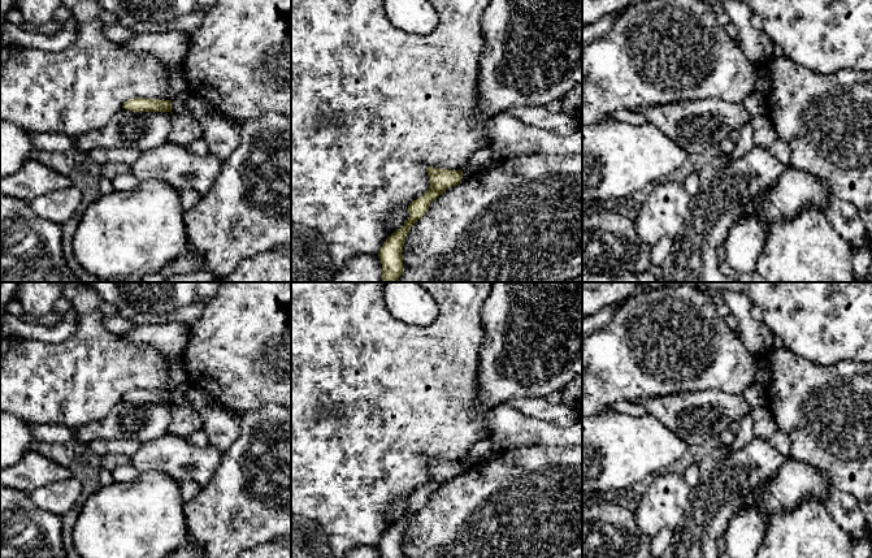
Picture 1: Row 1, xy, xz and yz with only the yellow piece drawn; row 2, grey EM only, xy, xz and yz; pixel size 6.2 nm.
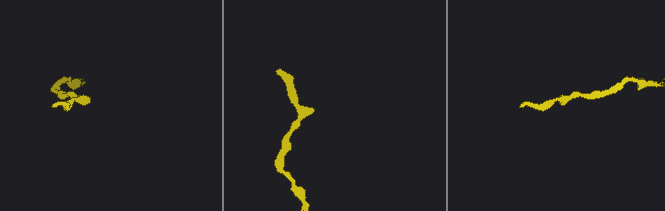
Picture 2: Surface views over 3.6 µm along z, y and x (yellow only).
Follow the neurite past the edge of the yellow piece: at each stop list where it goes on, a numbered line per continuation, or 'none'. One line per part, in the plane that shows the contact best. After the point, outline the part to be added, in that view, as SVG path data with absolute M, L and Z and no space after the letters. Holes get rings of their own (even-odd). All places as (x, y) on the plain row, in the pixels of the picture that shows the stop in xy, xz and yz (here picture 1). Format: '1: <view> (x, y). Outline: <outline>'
none

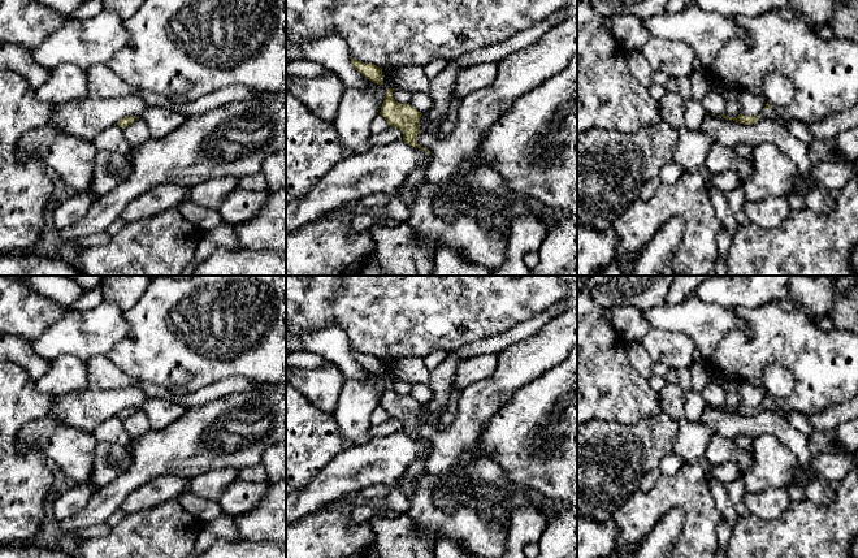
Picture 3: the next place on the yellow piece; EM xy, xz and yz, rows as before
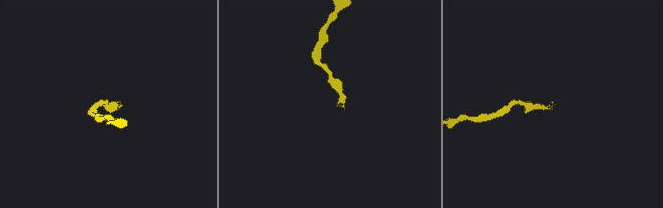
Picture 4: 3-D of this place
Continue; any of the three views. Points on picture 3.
1: yz (772, 405). Outline: M772 398L771 401L763 401L759 411L772 411L772 412L779 414L779 415L781 415L781 416L785 418L786 414L788 414L790 410L789 410L789 411L783 410L783 408L779 406L777 401Z

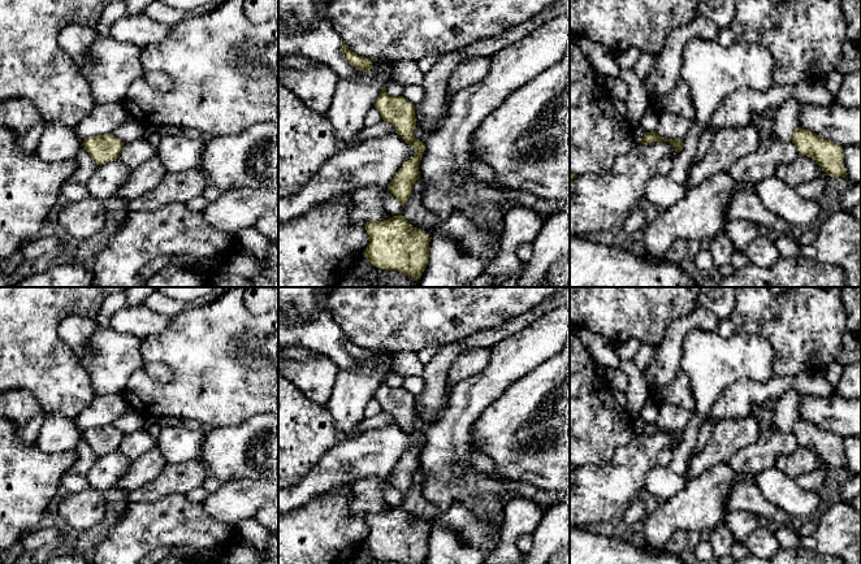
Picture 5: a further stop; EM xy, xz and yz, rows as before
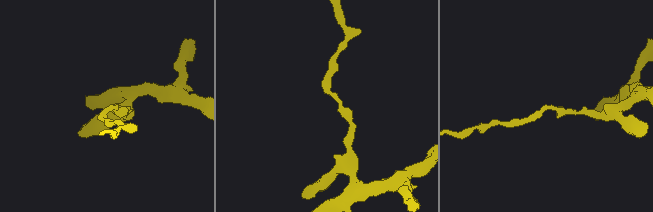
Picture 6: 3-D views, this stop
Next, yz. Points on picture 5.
none

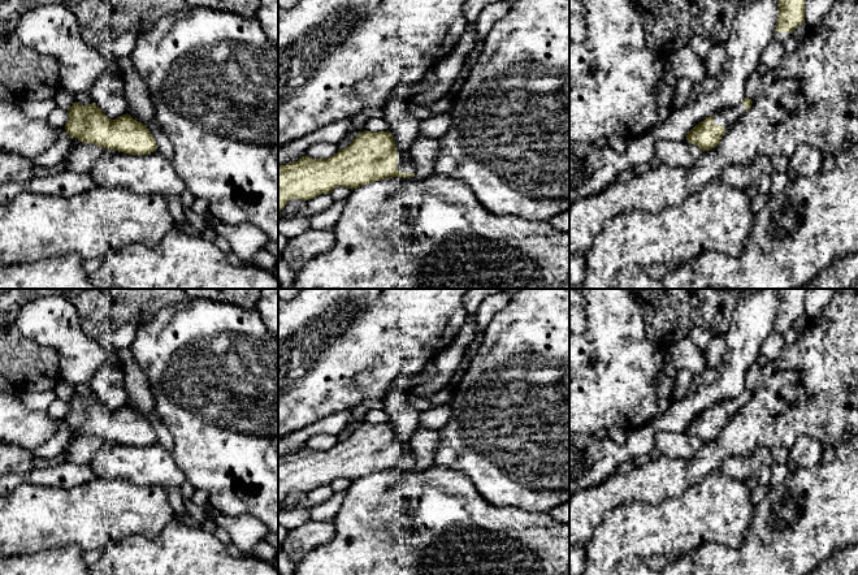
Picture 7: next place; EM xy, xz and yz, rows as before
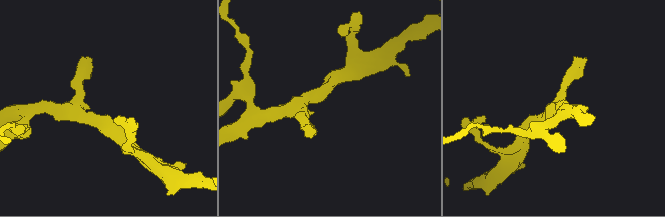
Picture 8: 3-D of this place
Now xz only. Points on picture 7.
1: xz (406, 455). Outline: M411 445L398 448L396 461L403 464L415 464L416 463L416 457L415 457L415 453L413 453Z

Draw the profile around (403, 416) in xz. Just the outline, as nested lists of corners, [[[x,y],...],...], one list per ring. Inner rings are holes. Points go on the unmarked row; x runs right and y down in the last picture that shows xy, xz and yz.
[[[390,388],[384,397],[384,410],[389,416],[398,448],[408,446],[412,436],[420,427],[420,412],[415,408],[410,399],[411,392]]]

